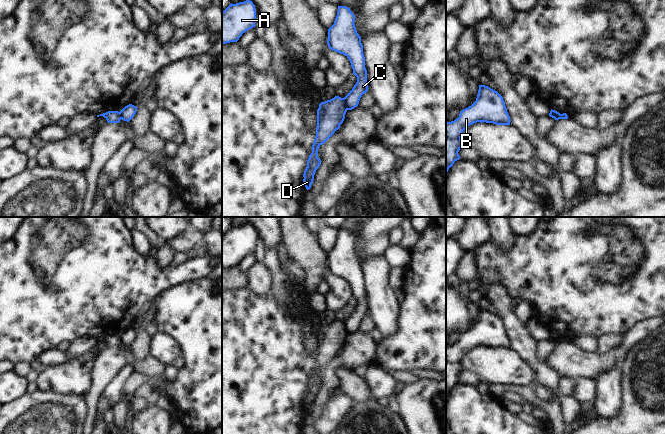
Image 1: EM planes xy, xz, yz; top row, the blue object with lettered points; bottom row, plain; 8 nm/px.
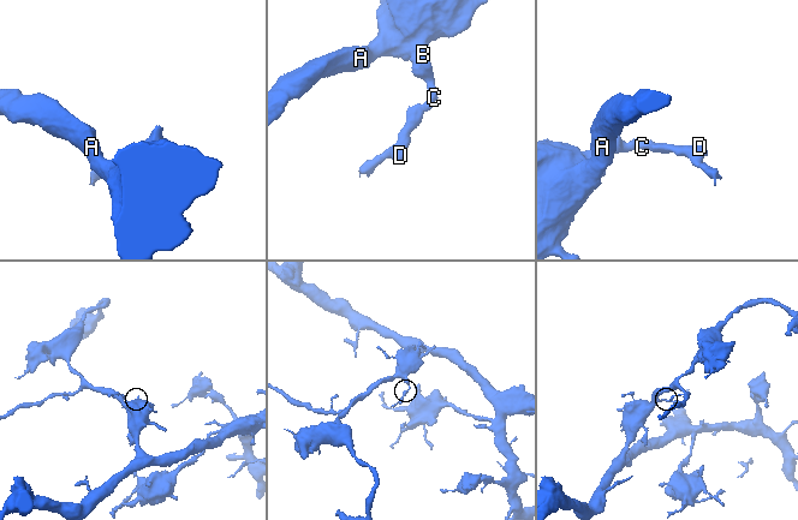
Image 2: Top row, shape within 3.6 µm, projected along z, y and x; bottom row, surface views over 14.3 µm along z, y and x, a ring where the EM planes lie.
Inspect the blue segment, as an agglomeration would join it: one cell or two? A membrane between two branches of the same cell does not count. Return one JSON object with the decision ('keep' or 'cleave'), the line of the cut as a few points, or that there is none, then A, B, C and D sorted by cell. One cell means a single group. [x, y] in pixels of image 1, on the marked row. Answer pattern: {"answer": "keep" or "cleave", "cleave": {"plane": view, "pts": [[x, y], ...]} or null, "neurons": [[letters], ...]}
{"answer": "cleave", "cleave": {"plane": "xz", "pts": [[342, 98], [347, 109]]}, "neurons": [["A", "B", "C"], ["D"]]}

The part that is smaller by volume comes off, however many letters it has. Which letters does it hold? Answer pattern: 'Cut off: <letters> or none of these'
Cut off: D

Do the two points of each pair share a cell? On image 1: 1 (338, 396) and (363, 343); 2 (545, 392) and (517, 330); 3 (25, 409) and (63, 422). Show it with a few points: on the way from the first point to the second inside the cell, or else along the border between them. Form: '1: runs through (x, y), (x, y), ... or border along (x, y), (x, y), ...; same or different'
1: border along (338, 388), (331, 394), (323, 407); different
2: border along (540, 384), (551, 390), (552, 398); different
3: runs through (34, 418), (40, 422), (54, 422); same

